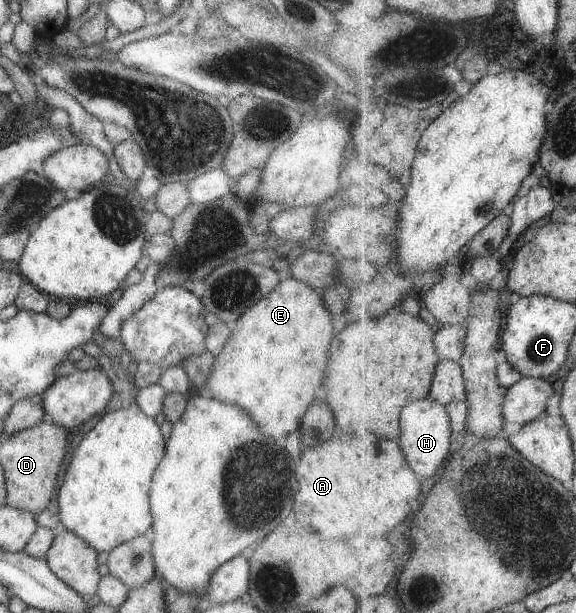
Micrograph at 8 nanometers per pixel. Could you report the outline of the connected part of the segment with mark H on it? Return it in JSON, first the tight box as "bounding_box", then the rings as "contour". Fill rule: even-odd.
{"bounding_box":[398,396,452,479],"contour":[[[430,396],[410,401],[401,412],[401,431],[398,443],[416,474],[421,479],[436,476],[438,470],[444,466],[446,458],[450,456],[452,424],[446,406]]]}

